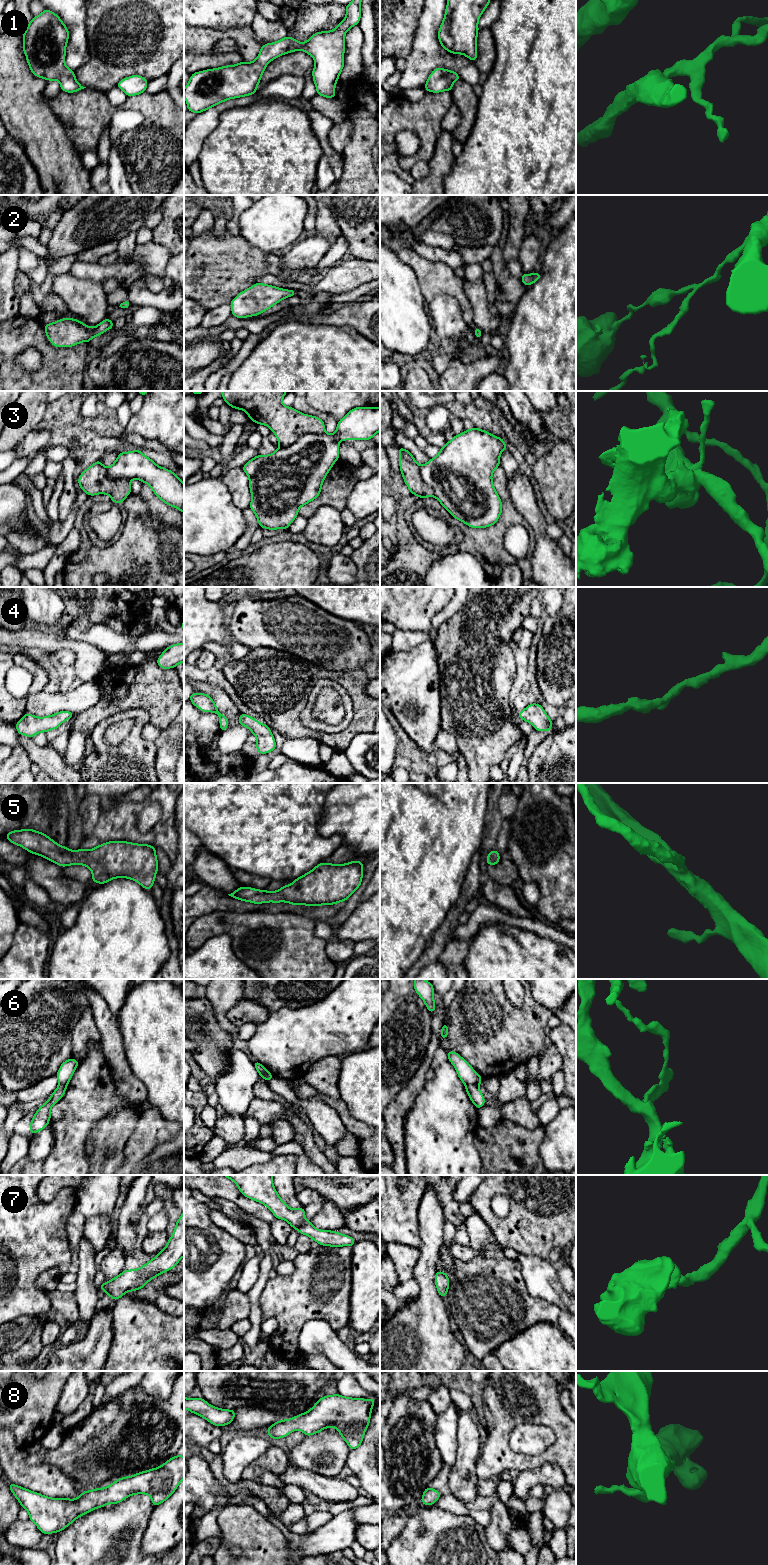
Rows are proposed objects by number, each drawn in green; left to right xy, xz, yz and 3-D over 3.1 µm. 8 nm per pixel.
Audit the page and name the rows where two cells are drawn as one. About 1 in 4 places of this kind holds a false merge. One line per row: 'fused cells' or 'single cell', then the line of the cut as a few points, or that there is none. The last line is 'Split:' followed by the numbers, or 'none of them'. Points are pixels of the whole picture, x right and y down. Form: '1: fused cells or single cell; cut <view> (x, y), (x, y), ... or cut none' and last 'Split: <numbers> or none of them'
1: single cell; cut none
2: single cell; cut none
3: fused cells; cut xz (324, 431), (321, 433), (304, 434), (288, 445), (279, 446)
4: single cell; cut none
5: single cell; cut none
6: fused cells; cut yz (465, 1084), (478, 1085)
7: single cell; cut none
8: single cell; cut none
Split: 3, 6

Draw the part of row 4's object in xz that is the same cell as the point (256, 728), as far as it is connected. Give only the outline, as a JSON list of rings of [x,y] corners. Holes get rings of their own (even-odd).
[[[241,713],[238,719],[240,725],[247,727],[256,736],[257,753],[266,754],[276,747],[274,736],[267,724],[258,722],[254,717]]]

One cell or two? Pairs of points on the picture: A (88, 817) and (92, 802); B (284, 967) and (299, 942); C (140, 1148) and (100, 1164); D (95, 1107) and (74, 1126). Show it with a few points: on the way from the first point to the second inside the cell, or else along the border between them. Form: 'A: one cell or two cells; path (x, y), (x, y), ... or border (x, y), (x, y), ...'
A: one cell; path (91, 813), (91, 806)
B: one cell; path (289, 961), (289, 952), (293, 948)
C: two cells; border (132, 1132), (125, 1145), (124, 1161), (121, 1164)
D: one cell; path (90, 1110), (79, 1121)

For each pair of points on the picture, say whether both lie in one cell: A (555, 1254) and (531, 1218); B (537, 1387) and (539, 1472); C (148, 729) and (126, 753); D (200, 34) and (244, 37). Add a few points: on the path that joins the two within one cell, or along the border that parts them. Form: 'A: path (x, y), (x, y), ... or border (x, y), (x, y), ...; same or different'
A: border (562, 1248), (553, 1248), (547, 1258); different
B: border (541, 1465), (533, 1469), (523, 1469), (519, 1472); different
C: border (149, 722), (143, 727), (143, 735), (152, 740); different
D: path (211, 34), (233, 34); same

